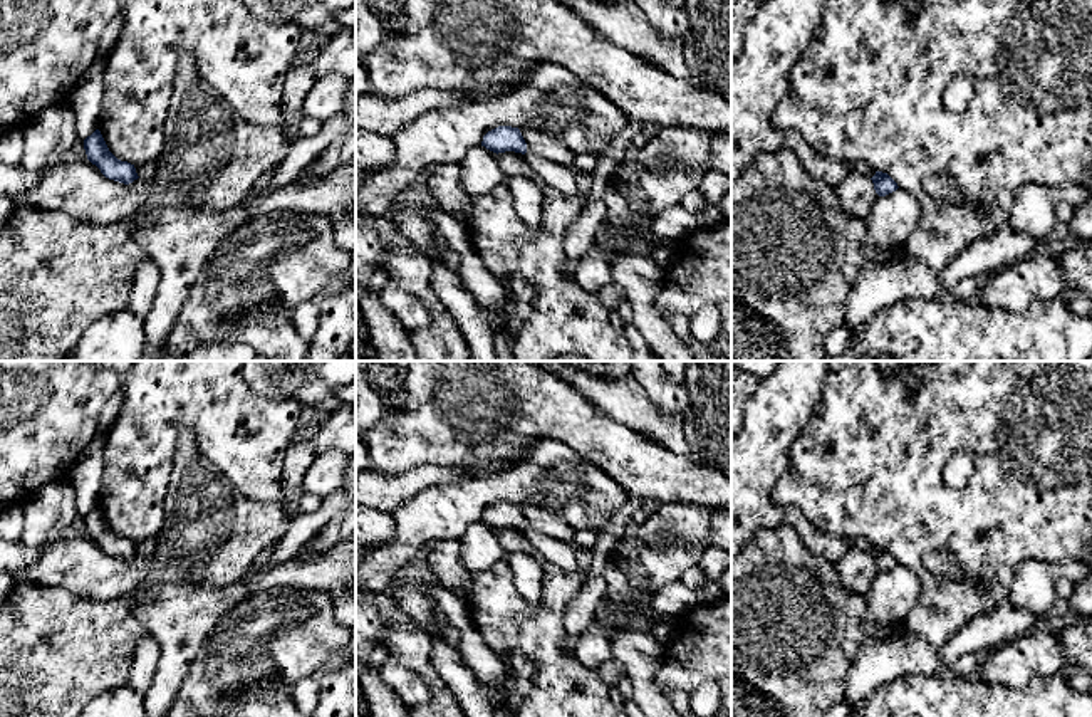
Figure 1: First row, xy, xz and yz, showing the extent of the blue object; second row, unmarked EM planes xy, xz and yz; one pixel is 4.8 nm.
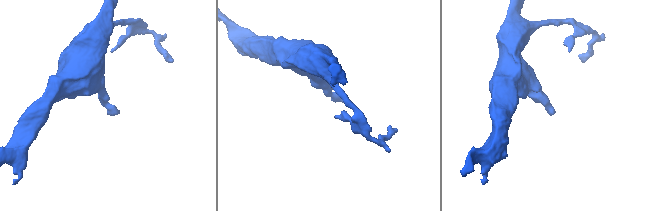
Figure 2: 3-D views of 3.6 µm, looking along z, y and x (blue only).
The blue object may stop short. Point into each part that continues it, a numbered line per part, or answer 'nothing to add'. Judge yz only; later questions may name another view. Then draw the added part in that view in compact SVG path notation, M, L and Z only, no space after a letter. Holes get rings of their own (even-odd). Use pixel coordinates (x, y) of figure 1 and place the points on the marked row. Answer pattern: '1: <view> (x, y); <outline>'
nothing to add

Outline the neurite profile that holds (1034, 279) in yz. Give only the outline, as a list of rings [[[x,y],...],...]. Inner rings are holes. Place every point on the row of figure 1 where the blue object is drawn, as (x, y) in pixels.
[[[1032,254],[1005,270],[983,279],[980,302],[1017,314],[1035,302],[1065,294],[1065,275],[1053,257]]]

